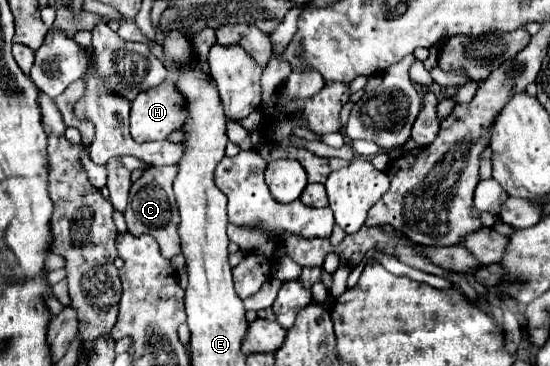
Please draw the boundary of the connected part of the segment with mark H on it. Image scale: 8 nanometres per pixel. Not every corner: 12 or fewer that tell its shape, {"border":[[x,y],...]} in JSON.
{"border":[[175,79],[131,105],[137,143],[167,139],[189,117]]}

